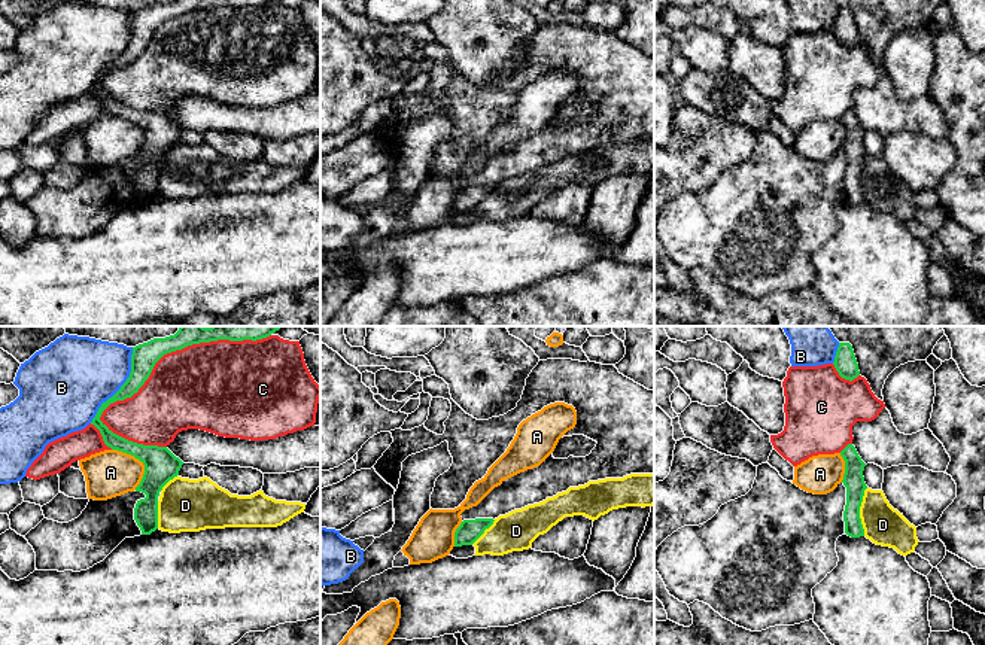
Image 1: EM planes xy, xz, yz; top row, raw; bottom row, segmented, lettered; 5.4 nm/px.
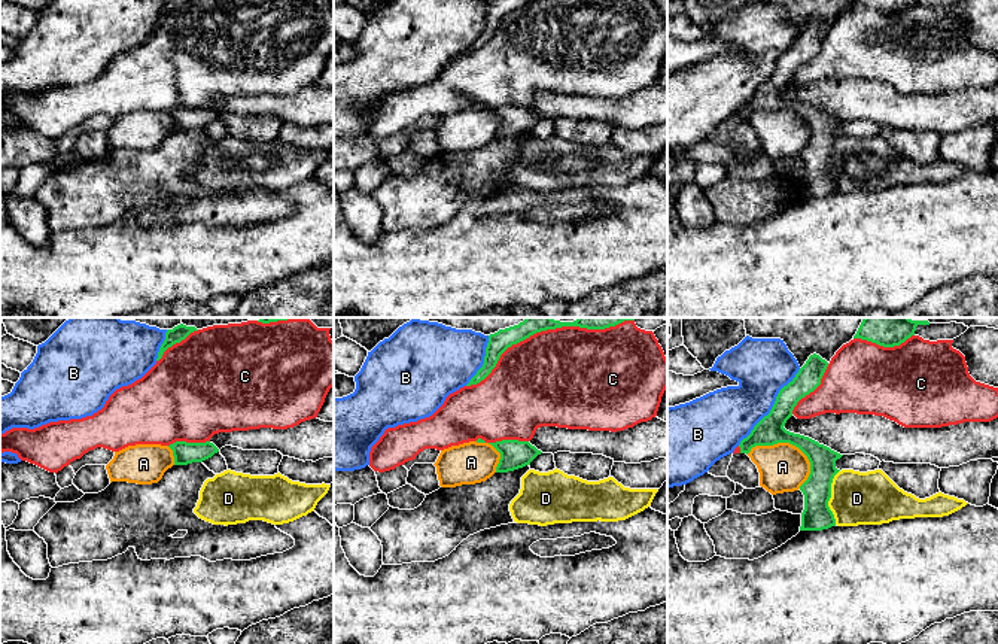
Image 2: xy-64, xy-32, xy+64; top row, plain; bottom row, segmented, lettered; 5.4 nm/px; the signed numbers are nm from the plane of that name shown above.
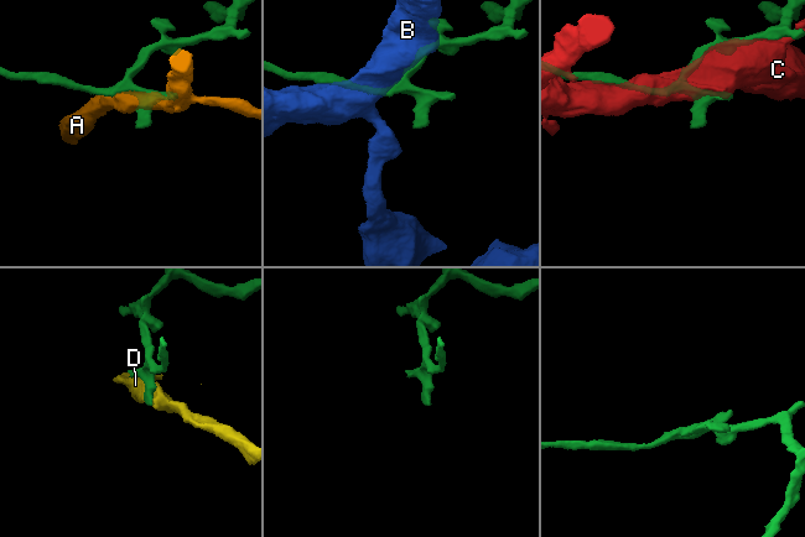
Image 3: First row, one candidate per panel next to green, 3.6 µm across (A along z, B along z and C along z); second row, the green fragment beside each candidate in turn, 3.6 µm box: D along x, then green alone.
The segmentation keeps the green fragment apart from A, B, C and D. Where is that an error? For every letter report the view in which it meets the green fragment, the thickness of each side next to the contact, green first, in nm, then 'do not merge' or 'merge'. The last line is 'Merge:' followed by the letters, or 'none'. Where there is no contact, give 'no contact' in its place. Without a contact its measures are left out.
A: xy | 180/260 nm | do not merge
B: xy | 140/420 nm | do not merge
C: xy | 140/460 nm | do not merge
D: yz | 110/220 nm | do not merge
Merge: none

